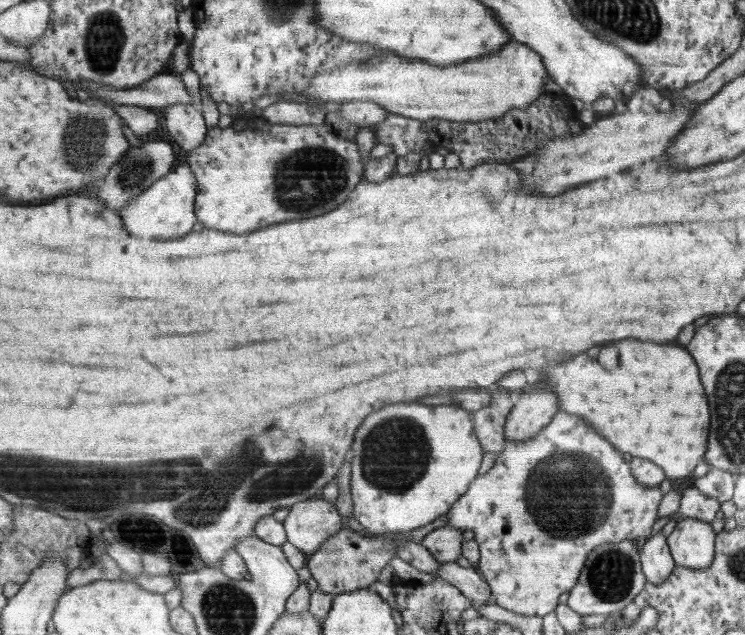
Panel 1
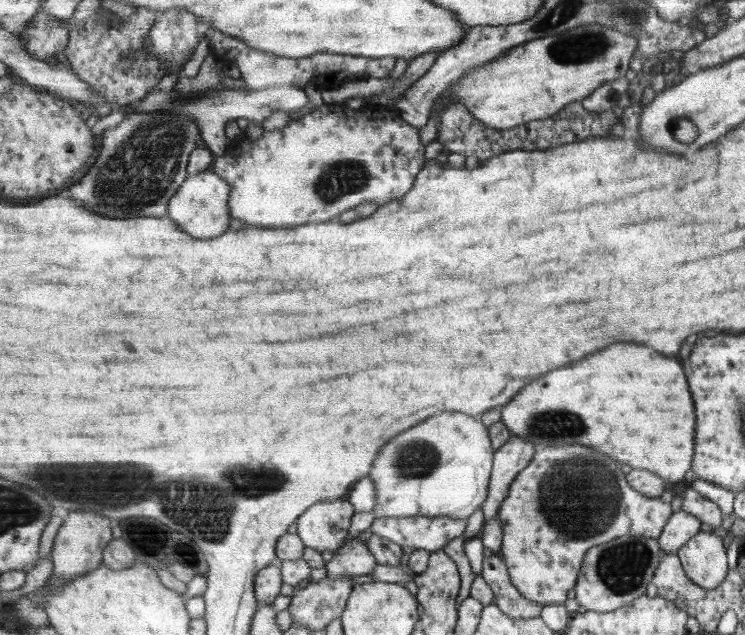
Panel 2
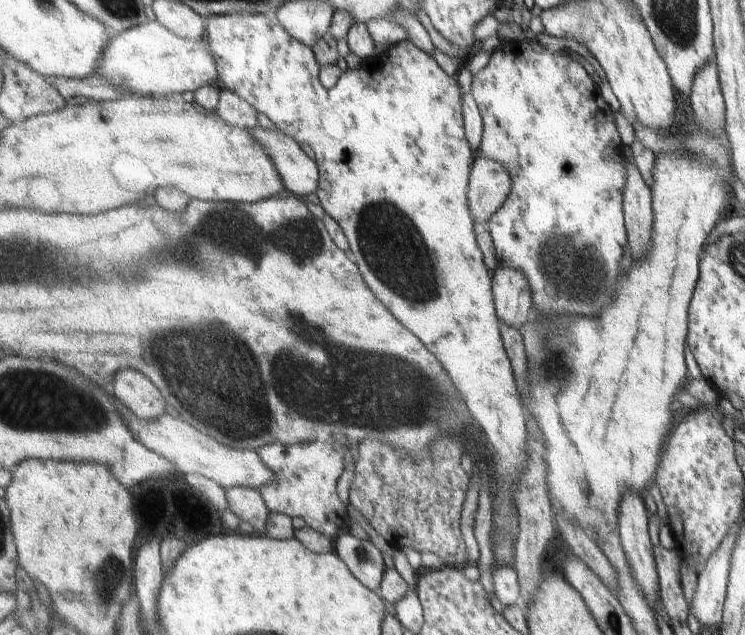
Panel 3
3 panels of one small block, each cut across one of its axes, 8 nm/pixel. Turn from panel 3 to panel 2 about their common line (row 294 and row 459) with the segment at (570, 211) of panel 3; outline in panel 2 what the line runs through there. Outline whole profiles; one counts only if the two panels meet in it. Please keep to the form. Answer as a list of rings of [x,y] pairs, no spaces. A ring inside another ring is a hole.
[[[545,446],[536,452],[529,467],[514,480],[510,495],[498,512],[497,517],[503,524],[503,544],[499,554],[510,568],[514,585],[529,600],[544,607],[565,603],[569,590],[577,586],[590,548],[628,535],[658,540],[674,513],[671,502],[663,502],[660,497],[651,498],[635,490],[617,460],[601,452],[593,452],[587,446]]]

